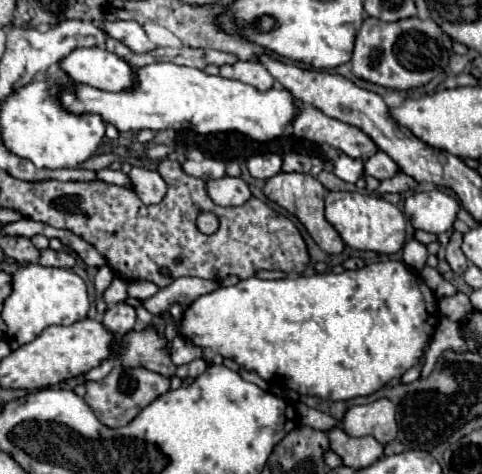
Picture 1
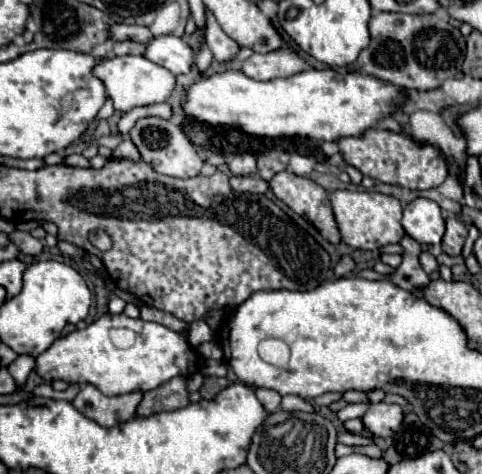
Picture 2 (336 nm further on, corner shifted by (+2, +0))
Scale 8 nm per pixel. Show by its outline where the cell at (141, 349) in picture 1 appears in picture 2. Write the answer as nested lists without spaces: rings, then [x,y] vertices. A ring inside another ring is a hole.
[[[104,314],[102,318],[92,322],[84,330],[74,330],[68,336],[56,338],[54,344],[36,358],[36,374],[40,378],[44,378],[46,382],[64,380],[70,384],[92,384],[108,396],[128,394],[128,392],[136,392],[136,390],[140,390],[140,392],[154,390],[160,384],[172,380],[174,376],[192,376],[194,372],[198,372],[198,356],[190,348],[184,334],[174,332],[162,324],[156,324],[156,322],[144,322],[140,318],[132,320],[126,314]],[[110,330],[132,330],[136,334],[136,340],[130,348],[118,348],[110,336]]]

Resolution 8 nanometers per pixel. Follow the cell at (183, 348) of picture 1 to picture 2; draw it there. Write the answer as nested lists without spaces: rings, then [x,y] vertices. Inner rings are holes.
[[[194,320],[188,326],[188,342],[192,348],[198,348],[200,344],[208,342],[212,338],[212,330],[208,328],[208,324],[204,320]]]

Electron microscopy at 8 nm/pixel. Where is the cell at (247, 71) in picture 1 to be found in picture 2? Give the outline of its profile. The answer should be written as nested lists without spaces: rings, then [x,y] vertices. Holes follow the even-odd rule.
[[[280,48],[268,54],[252,54],[248,60],[240,64],[240,70],[254,80],[272,80],[298,74],[306,70],[306,64],[296,52]]]

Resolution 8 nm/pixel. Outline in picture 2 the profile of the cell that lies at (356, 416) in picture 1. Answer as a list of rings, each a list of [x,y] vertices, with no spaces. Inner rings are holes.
[[[378,402],[378,404],[370,404],[362,422],[364,422],[364,428],[374,438],[388,438],[398,430],[402,416],[404,416],[404,412],[398,404]]]

